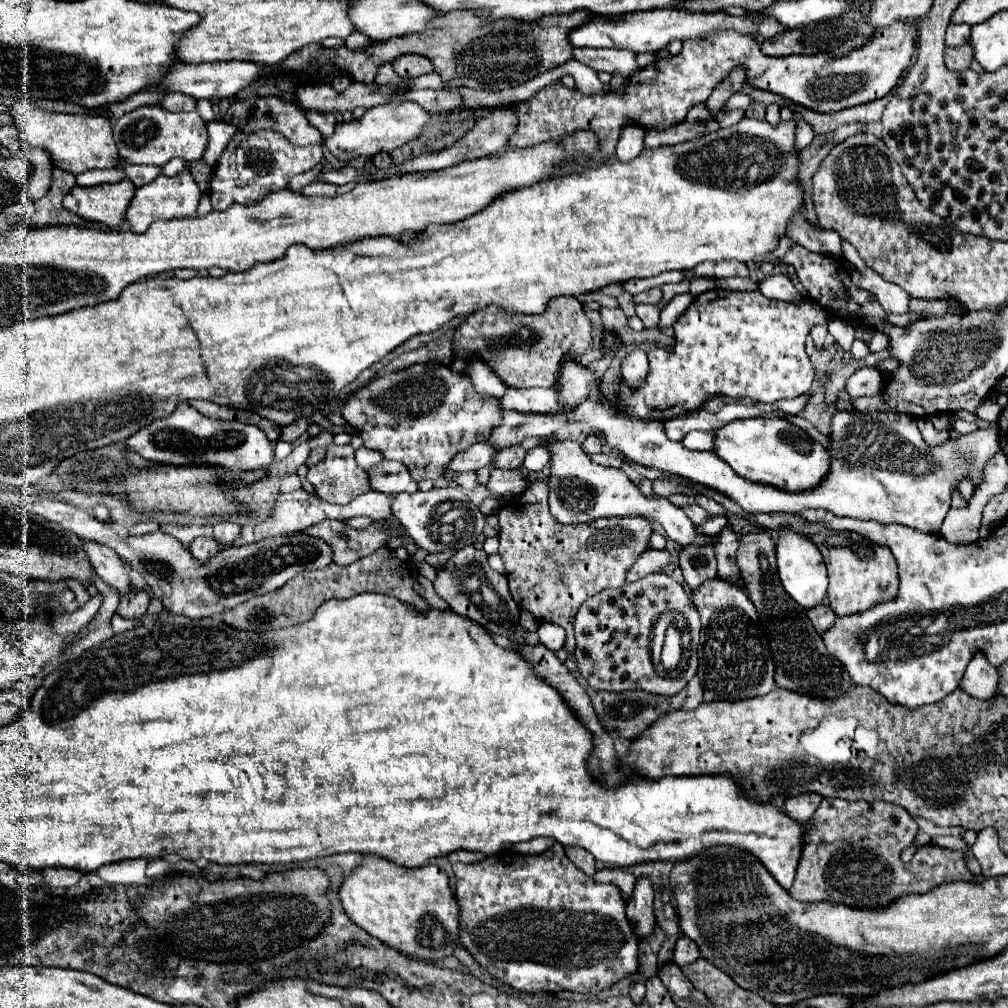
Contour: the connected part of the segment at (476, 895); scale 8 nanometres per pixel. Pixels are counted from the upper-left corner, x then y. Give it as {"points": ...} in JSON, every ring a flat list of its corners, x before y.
{"points":[[555,844,543,854,533,854,533,856,521,856,513,854,509,850,503,850,499,854,493,854,485,858,483,862,477,864,453,864,455,872,455,898,461,908,459,912,459,940,469,950,469,954,479,962,481,968,485,968,491,976,497,980,521,990,521,992,561,992,561,990,573,990,573,992,583,992,583,994,595,994,613,982,635,974,637,972,637,938,631,932,629,920,625,916,625,902,621,898,621,892,613,884,597,884,593,878,585,876,565,854,565,848,561,844]]}

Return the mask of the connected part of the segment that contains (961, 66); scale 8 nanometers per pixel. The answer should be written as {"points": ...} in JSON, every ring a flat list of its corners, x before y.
{"points":[[963,44,957,48,945,48,945,64,951,70,969,70,973,64,973,46]]}

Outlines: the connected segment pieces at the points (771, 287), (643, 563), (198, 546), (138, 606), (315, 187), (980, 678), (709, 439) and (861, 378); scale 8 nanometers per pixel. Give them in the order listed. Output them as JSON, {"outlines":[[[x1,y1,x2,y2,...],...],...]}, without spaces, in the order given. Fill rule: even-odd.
{"outlines":[[[767,276,759,282,759,292,767,298,775,298,775,300,785,300,785,302,797,302,803,294,799,294,793,286,793,282,789,280,789,276]],[[651,548,649,552,645,552,629,570,627,574,627,582,635,582,641,580,647,574,655,574,655,572,663,572,663,568,667,568,671,564,671,554,667,550,655,550]],[[197,538,191,542,189,552,197,558,197,560,209,560,211,556,215,556,219,552,219,544,213,538]],[[145,590,129,592,129,596,121,596,117,614,121,614,123,618,141,618,147,614,147,606,149,606,149,594]],[[313,182,309,186,305,186,301,190,303,196,341,196,345,192,353,190,353,184,345,184,345,186,335,186,335,184,327,184,327,182]],[[977,654,965,668,961,690,975,698,993,698,997,694,997,668,991,666,983,654]],[[689,432,681,444,691,450,713,450,713,432]],[[861,368,847,380,847,392,851,398,877,396,881,392,881,372,877,368]]]}

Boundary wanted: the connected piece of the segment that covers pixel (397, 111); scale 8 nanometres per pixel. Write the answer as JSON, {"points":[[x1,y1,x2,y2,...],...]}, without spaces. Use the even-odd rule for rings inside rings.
{"points":[[401,102,401,104,383,104,369,108,361,120,353,120,349,124,337,124,337,130,331,138,325,138,323,144,331,150,331,154,339,160,351,160,357,156,375,156,379,152,393,152,401,148,409,140,421,136,423,128,429,124,431,114,423,110,415,102]]}

